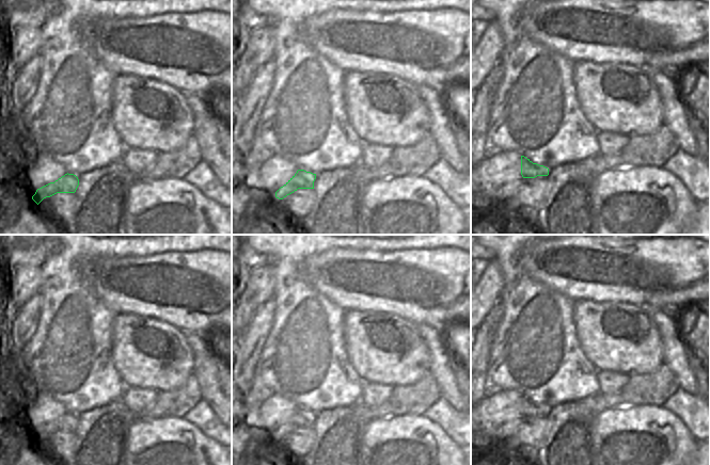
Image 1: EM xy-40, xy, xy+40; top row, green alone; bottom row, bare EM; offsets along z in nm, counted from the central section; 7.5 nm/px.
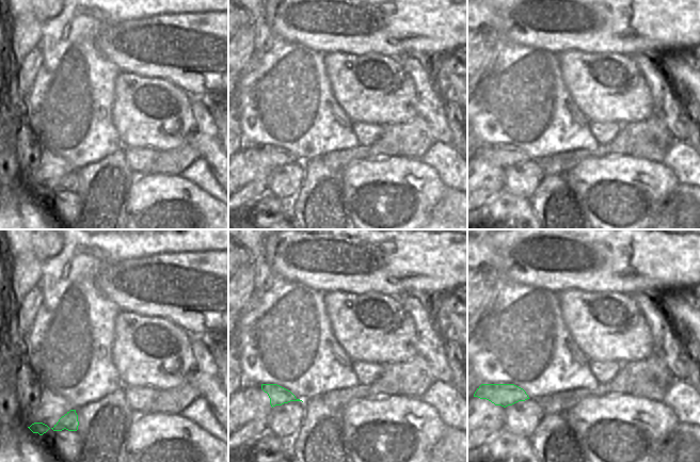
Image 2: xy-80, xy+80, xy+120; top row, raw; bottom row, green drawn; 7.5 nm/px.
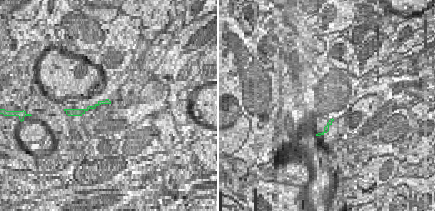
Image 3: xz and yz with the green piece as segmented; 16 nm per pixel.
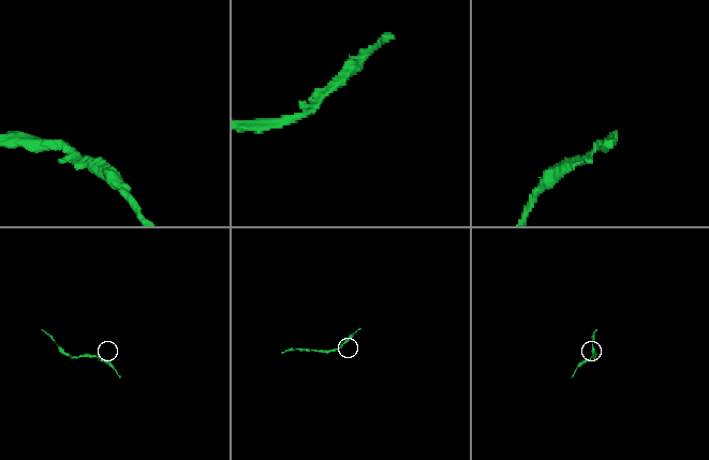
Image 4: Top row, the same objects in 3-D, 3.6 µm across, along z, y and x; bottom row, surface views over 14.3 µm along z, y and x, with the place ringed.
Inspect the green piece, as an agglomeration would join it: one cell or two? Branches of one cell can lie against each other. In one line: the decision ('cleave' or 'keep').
keep

